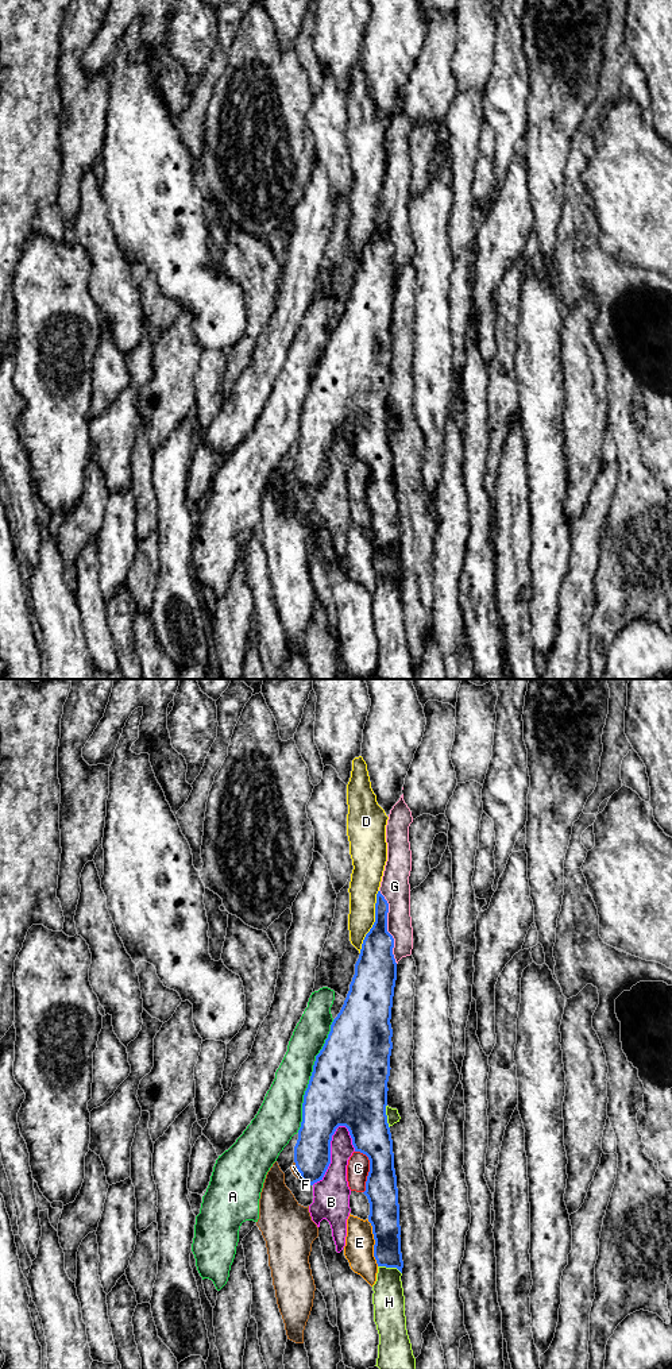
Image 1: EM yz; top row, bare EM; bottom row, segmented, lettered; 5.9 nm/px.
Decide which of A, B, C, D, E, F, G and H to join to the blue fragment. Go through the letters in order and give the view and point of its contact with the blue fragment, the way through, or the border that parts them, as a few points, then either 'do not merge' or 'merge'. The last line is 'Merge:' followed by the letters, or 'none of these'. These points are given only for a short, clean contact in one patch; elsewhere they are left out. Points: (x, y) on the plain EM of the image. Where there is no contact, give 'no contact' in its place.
A: meets blue in yz at (311, 385); merge
B: meets blue in yz at (329, 463); do not merge
C: meets blue in yz at (370, 478); do not merge
D: meets blue in yz at (375, 230); do not merge
E: meets blue in yz at (375, 551); do not merge
F: meets blue in yz at (298, 479); do not merge
G: meets blue in yz at (386, 235); do not merge
H: meets blue in yz at (390, 575); do not merge
Merge: A

